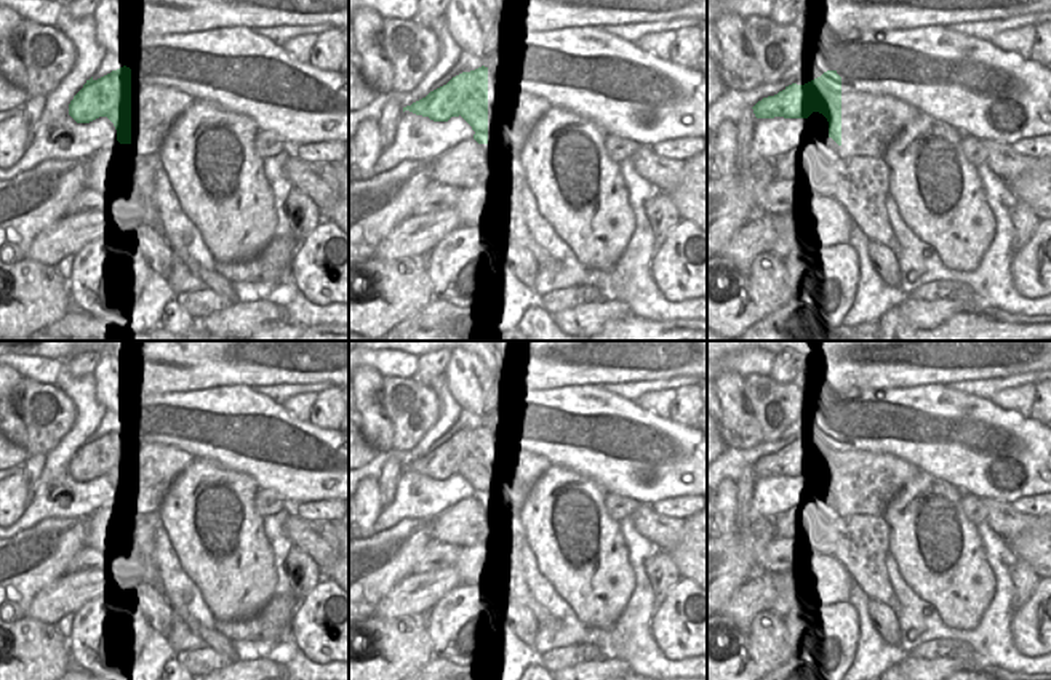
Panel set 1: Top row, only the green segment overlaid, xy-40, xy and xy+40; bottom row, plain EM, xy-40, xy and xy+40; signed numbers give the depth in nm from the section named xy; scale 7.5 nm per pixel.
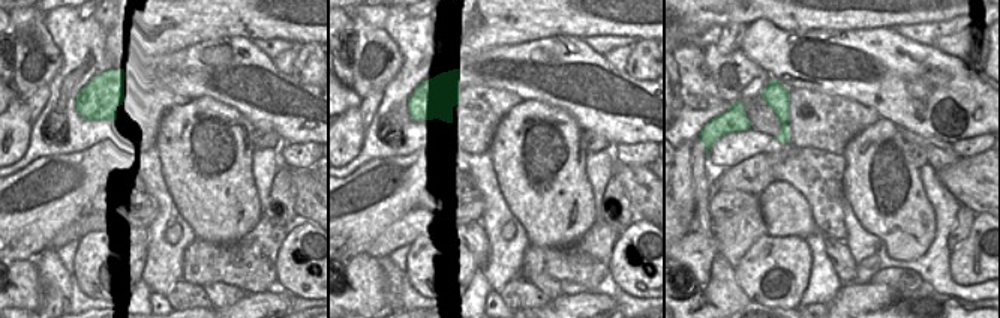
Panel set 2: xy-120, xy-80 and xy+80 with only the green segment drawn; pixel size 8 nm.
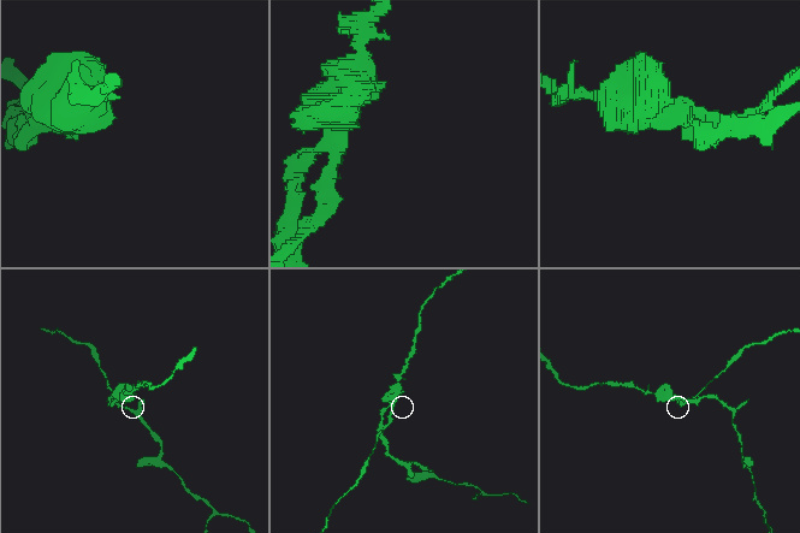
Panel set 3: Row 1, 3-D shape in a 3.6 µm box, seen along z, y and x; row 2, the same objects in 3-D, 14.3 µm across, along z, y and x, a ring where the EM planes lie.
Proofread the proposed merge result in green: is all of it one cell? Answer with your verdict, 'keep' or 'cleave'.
cleave

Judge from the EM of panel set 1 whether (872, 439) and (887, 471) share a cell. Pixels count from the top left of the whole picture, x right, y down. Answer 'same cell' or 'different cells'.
different cells

